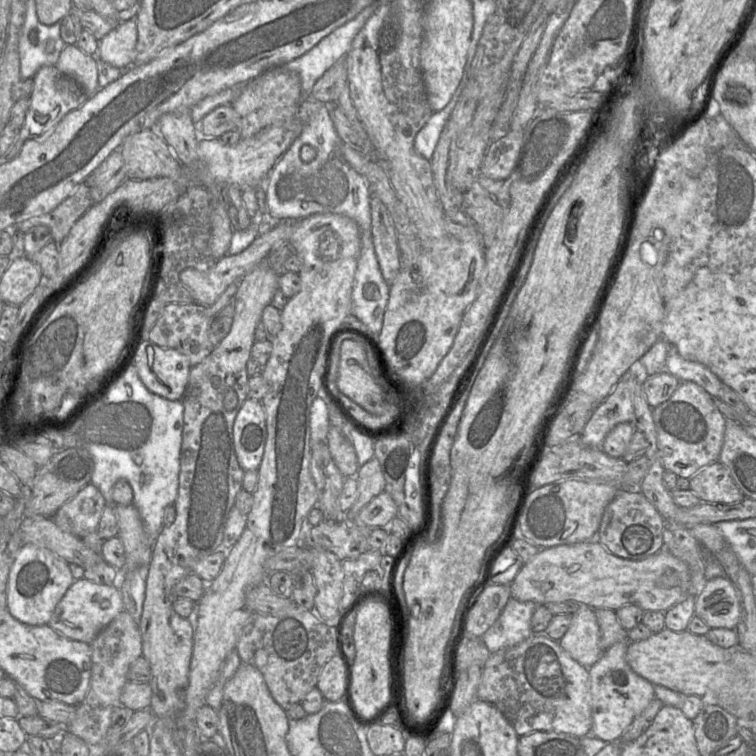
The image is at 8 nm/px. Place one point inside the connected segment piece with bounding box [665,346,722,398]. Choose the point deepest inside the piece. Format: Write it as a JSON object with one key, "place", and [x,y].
{"place":[685,370]}

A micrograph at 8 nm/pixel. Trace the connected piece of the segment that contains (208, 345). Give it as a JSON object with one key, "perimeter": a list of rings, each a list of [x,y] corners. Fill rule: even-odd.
{"perimeter":[[[167,304],[149,334],[149,340],[162,348],[170,348],[186,355],[191,366],[201,363],[215,348],[209,339],[209,329],[214,317],[207,316],[207,307],[193,304]]]}

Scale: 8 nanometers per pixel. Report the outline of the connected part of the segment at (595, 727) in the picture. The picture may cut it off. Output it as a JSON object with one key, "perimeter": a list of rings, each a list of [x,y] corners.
{"perimeter":[[[618,642],[605,650],[601,658],[588,668],[590,675],[590,704],[592,710],[591,733],[607,743],[618,740],[633,720],[640,715],[655,698],[653,684],[636,674],[626,661],[628,643]]]}

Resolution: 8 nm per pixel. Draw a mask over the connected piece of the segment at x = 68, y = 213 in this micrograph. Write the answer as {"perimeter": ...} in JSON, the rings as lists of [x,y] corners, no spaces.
{"perimeter":[[[85,180],[50,213],[26,219],[13,228],[27,233],[36,226],[50,229],[53,241],[60,245],[68,236],[74,224],[94,205],[91,190]]]}

